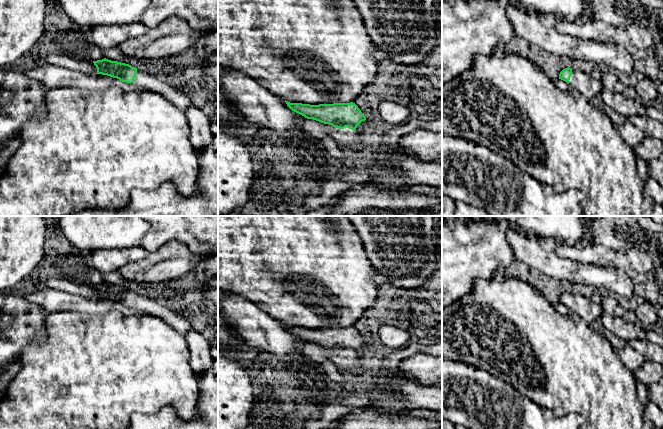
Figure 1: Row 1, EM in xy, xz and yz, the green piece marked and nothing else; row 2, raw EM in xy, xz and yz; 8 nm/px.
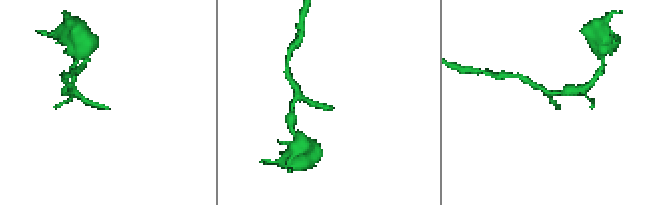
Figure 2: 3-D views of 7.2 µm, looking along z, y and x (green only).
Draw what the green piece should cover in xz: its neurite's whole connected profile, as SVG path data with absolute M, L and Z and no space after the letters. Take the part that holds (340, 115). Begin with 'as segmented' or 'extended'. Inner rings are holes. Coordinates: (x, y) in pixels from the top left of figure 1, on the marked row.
extended; M286 100L285 102L292 111L307 119L313 119L339 129L347 127L356 131L361 136L373 129L373 121L367 120L358 106L353 102L319 105L290 103Z

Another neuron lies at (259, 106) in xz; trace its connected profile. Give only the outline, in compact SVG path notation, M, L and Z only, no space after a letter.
M218 69L218 81L222 94L235 102L248 122L270 129L274 136L291 138L308 135L300 126L300 122L307 118L292 111L283 98L275 96L251 78L237 71Z

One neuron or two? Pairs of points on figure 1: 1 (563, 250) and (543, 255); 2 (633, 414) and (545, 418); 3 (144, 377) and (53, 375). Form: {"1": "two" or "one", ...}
{"1": "two", "2": "two", "3": "one"}

